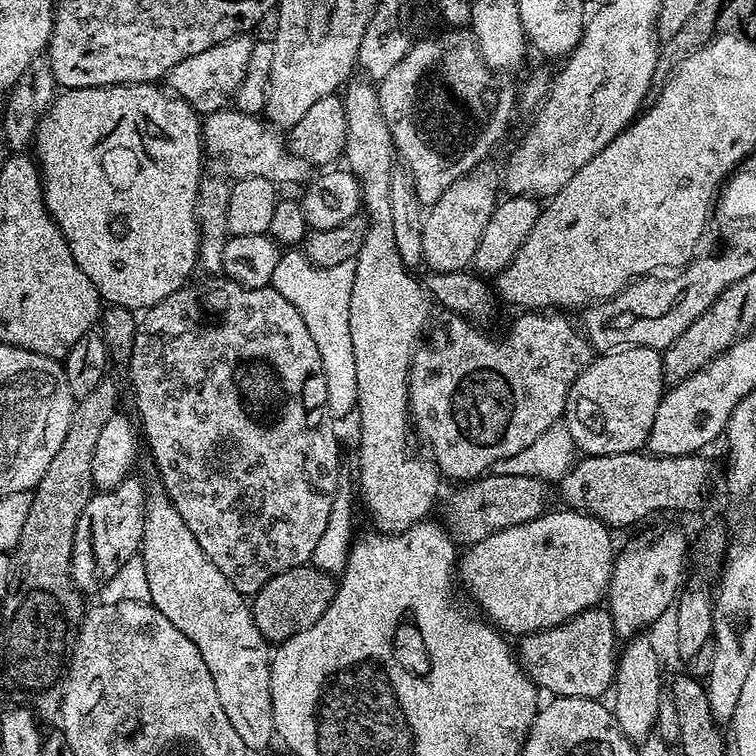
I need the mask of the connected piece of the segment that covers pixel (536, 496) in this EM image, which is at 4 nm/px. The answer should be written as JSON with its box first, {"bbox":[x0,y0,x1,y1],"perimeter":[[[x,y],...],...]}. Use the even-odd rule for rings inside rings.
{"bbox":[442,474,549,546],"perimeter":[[[485,474],[459,485],[460,488],[448,500],[442,523],[449,536],[460,546],[471,546],[495,532],[530,522],[543,516],[548,504],[549,485],[538,478],[526,478],[514,474]]]}

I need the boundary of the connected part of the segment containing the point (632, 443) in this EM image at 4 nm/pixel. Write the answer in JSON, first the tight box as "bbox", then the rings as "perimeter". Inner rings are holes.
{"bbox":[562,348,665,456],"perimeter":[[[618,348],[597,355],[592,363],[585,366],[582,374],[578,374],[574,386],[570,386],[562,422],[570,430],[570,438],[574,438],[577,449],[584,456],[638,452],[648,443],[650,426],[654,426],[654,414],[658,414],[665,391],[664,358],[657,349]]]}

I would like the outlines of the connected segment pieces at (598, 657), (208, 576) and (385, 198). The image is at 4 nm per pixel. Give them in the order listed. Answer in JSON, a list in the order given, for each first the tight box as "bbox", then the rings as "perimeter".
[{"bbox":[518,607,618,700],"perimeter":[[[607,607],[587,608],[582,614],[558,626],[547,628],[542,632],[527,633],[521,640],[523,641],[520,648],[518,644],[518,658],[525,671],[539,689],[552,692],[550,694],[553,697],[573,696],[594,700],[603,697],[603,692],[606,690],[608,692],[613,687],[618,659],[618,639]]]},{"bbox":[138,478,276,749],"perimeter":[[[152,478],[146,489],[144,533],[138,555],[146,566],[150,602],[198,646],[198,654],[202,654],[202,662],[206,662],[206,670],[214,678],[218,702],[222,702],[222,710],[226,710],[226,718],[230,718],[245,749],[264,748],[274,740],[276,731],[270,694],[273,653],[269,641],[254,626],[246,597],[234,590],[230,578],[206,558],[198,538],[190,534],[190,526],[182,522],[182,514],[172,505],[164,485]]]},{"bbox":[342,78,442,535],"perimeter":[[[352,78],[349,79],[348,83],[344,85],[342,89],[342,99],[344,102],[344,109],[346,110],[346,142],[344,143],[344,155],[343,159],[345,161],[348,160],[348,163],[346,163],[346,168],[348,171],[352,172],[354,178],[357,179],[358,183],[360,184],[360,192],[361,192],[361,205],[362,205],[362,212],[363,215],[367,216],[368,218],[368,229],[366,230],[366,238],[362,238],[362,250],[358,250],[358,254],[356,255],[356,269],[354,270],[354,286],[350,290],[350,342],[354,342],[354,367],[355,367],[355,373],[358,374],[358,398],[356,399],[356,412],[358,413],[358,417],[360,416],[358,420],[358,480],[356,476],[356,482],[358,485],[358,496],[360,499],[360,496],[362,498],[362,502],[365,506],[365,508],[370,512],[370,516],[377,528],[375,528],[379,533],[385,534],[385,535],[392,535],[394,533],[400,533],[400,532],[405,532],[410,526],[421,523],[427,516],[425,516],[432,508],[436,496],[438,494],[438,486],[440,483],[442,483],[441,477],[439,475],[439,468],[436,467],[436,463],[434,460],[427,458],[425,456],[416,456],[411,448],[410,448],[410,413],[408,411],[408,372],[410,369],[412,369],[412,355],[415,354],[416,349],[418,345],[421,343],[422,337],[425,335],[426,329],[429,327],[430,324],[430,316],[428,320],[428,304],[430,305],[430,297],[425,291],[425,289],[422,287],[421,281],[420,284],[418,281],[415,280],[414,277],[412,277],[413,273],[405,267],[404,263],[400,258],[398,258],[398,246],[395,245],[394,243],[394,221],[392,217],[392,211],[390,211],[390,178],[392,177],[393,171],[394,171],[394,165],[392,165],[392,160],[394,161],[396,153],[392,145],[392,138],[391,138],[391,132],[388,129],[386,118],[383,117],[382,114],[382,106],[379,105],[379,94],[377,92],[377,85],[373,83],[373,81],[367,79],[367,78],[359,78],[360,80],[356,80],[357,78]]]}]

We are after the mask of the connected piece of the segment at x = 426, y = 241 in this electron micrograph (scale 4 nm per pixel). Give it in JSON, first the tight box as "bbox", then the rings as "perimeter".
{"bbox":[422,162,502,272],"perimeter":[[[485,162],[469,172],[437,200],[425,213],[422,228],[423,263],[431,272],[463,271],[474,259],[482,234],[497,204],[502,190],[502,172],[492,162]]]}

